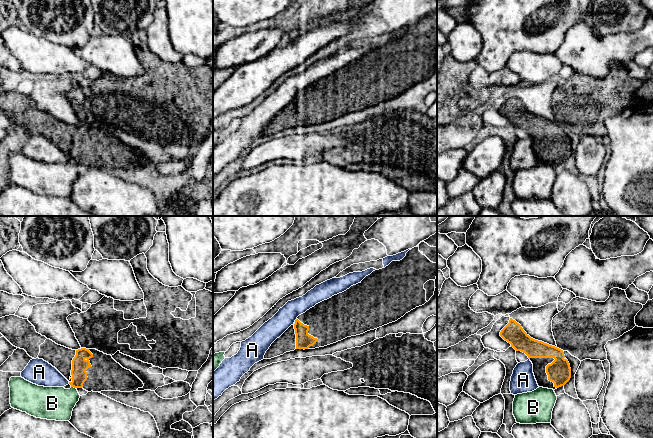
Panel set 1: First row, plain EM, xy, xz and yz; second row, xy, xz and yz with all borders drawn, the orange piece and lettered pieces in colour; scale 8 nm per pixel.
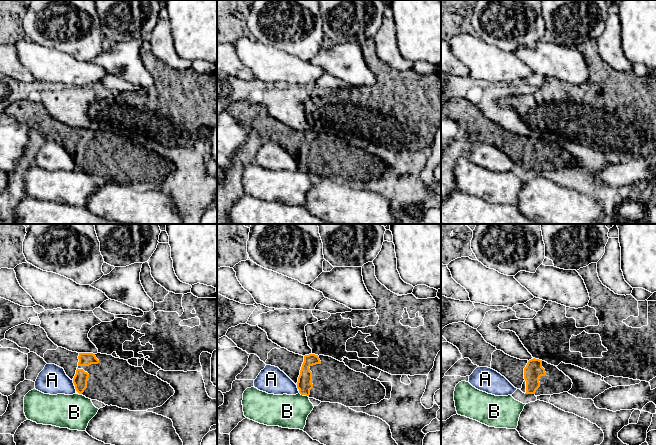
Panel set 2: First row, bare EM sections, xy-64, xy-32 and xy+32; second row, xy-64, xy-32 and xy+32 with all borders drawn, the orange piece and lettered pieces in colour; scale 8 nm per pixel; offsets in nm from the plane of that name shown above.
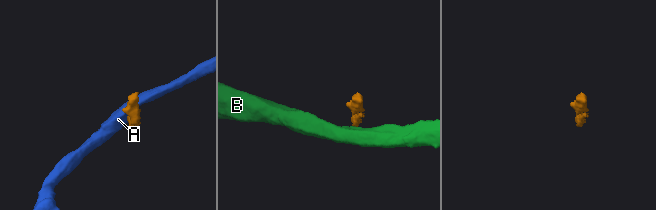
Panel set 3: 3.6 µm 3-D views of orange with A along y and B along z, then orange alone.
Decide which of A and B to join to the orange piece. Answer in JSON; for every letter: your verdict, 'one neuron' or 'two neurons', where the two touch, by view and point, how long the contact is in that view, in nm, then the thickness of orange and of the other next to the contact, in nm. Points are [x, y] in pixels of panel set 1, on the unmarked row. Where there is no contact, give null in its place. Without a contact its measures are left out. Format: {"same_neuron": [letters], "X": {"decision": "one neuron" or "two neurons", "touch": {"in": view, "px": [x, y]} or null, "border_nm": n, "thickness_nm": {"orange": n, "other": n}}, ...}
{"same_neuron": [], "A": {"decision": "two neurons", "touch": {"in": "xz", "px": [295, 96]}, "border_nm": 40, "thickness_nm": {"orange": 130, "other": 160}}, "B": {"decision": "two neurons", "touch": {"in": "xy", "px": [73, 162]}, "border_nm": 40, "thickness_nm": {"orange": 130, "other": 280}}}

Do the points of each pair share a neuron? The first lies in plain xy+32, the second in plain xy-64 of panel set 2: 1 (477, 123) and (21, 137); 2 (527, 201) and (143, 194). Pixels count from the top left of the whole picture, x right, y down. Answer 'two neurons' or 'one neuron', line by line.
1: two neurons
2: one neuron

